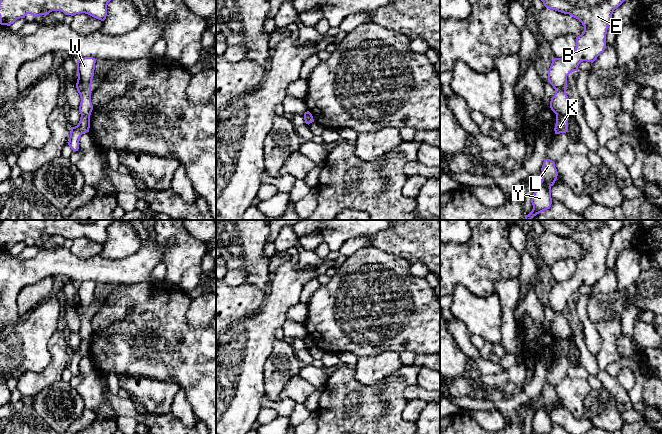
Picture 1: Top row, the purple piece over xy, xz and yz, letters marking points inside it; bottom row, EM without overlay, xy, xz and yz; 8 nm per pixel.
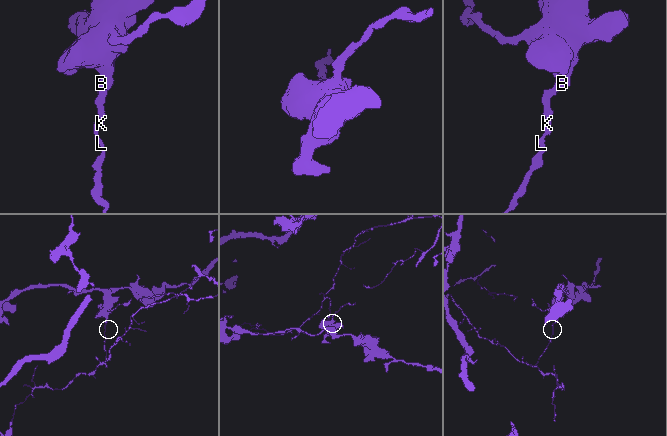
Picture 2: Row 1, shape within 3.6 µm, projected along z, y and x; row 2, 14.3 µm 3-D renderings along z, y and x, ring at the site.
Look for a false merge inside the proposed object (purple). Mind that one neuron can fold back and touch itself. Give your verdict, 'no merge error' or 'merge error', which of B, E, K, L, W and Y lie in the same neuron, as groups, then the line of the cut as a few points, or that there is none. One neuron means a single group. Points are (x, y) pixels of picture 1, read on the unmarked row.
merge error; groups B E W / K L Y; cut yz (556, 338), (567, 340)

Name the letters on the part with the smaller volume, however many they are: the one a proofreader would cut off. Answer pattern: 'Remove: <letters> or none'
Remove: K, L, Y

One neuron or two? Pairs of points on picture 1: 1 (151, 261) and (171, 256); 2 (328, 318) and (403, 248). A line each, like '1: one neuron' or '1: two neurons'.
1: two neurons
2: two neurons

